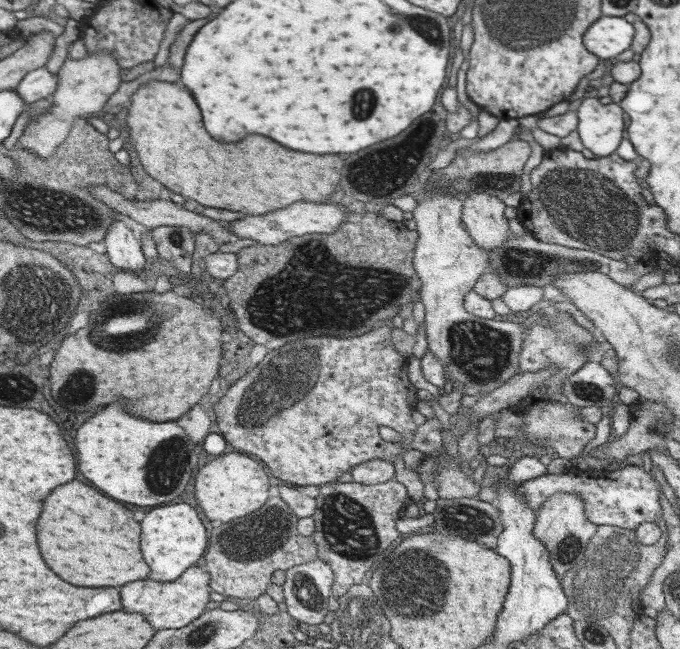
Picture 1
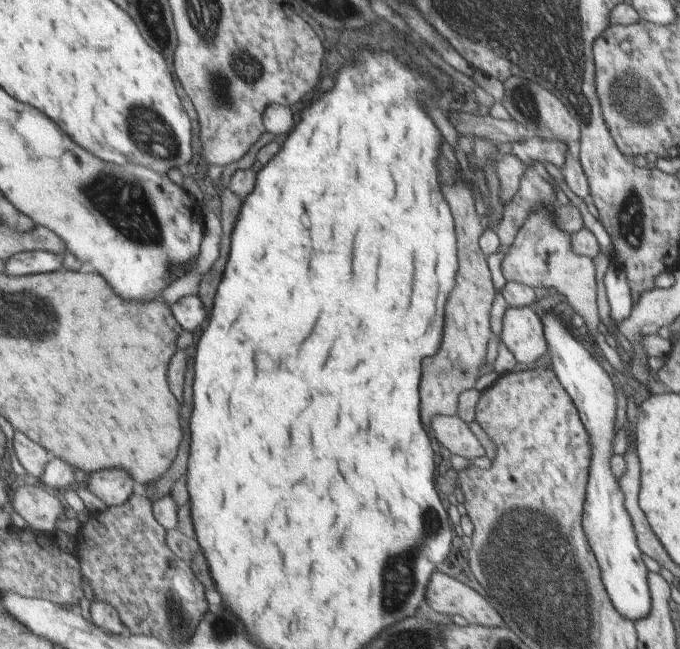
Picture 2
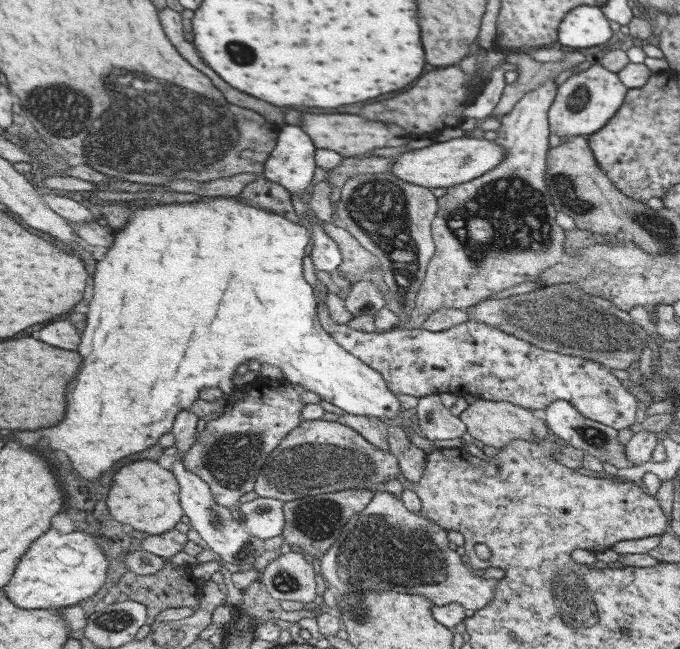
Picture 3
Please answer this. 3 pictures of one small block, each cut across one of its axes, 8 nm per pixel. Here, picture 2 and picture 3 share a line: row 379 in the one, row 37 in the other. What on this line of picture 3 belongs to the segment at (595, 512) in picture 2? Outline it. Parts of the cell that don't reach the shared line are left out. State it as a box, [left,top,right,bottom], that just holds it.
[556,5,611,50]

